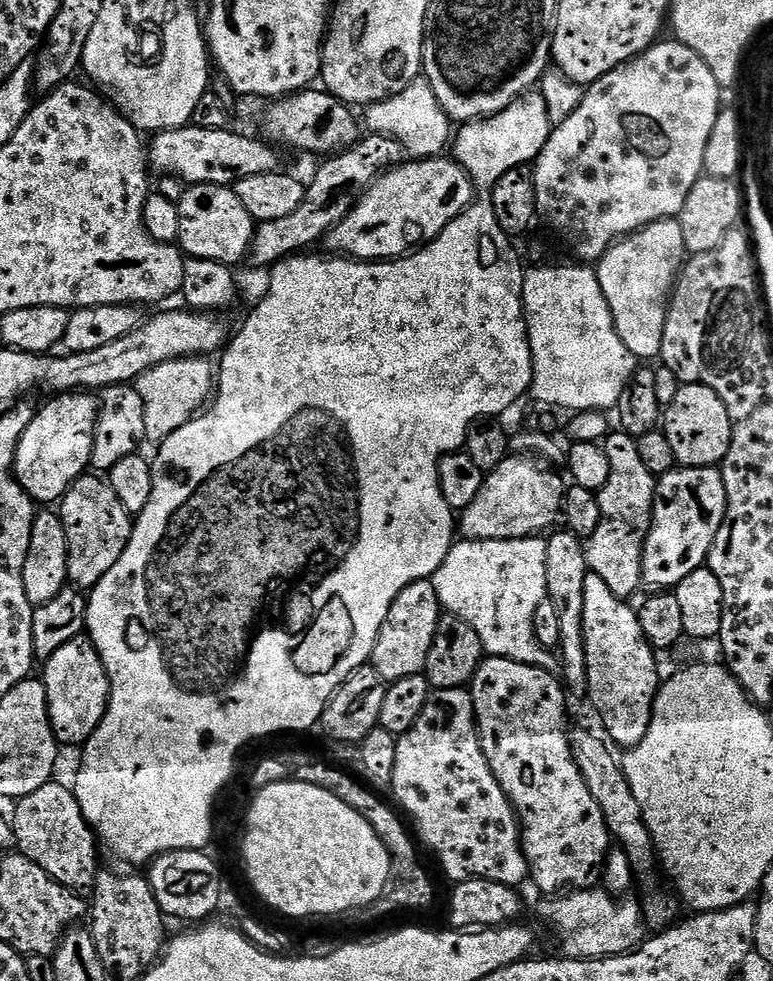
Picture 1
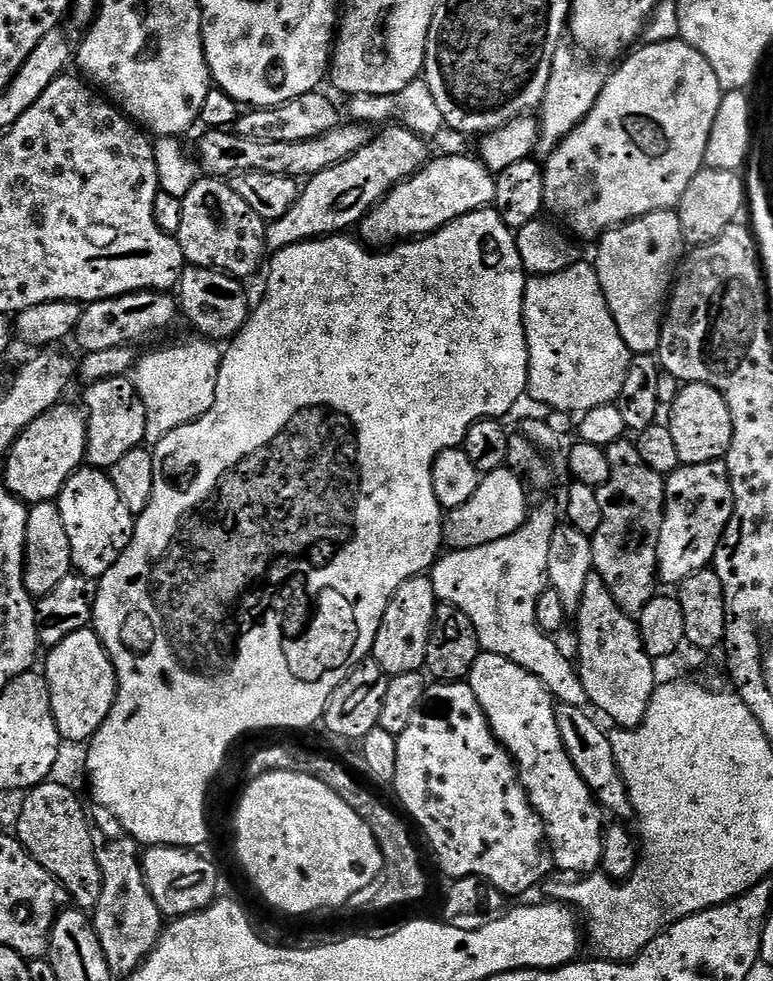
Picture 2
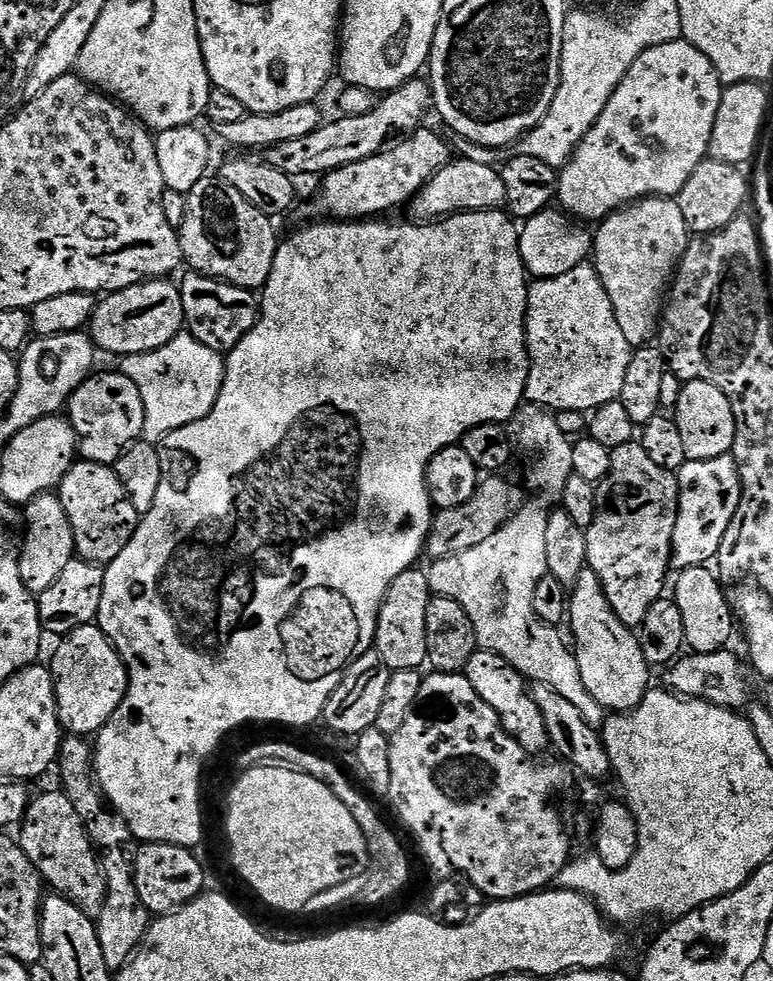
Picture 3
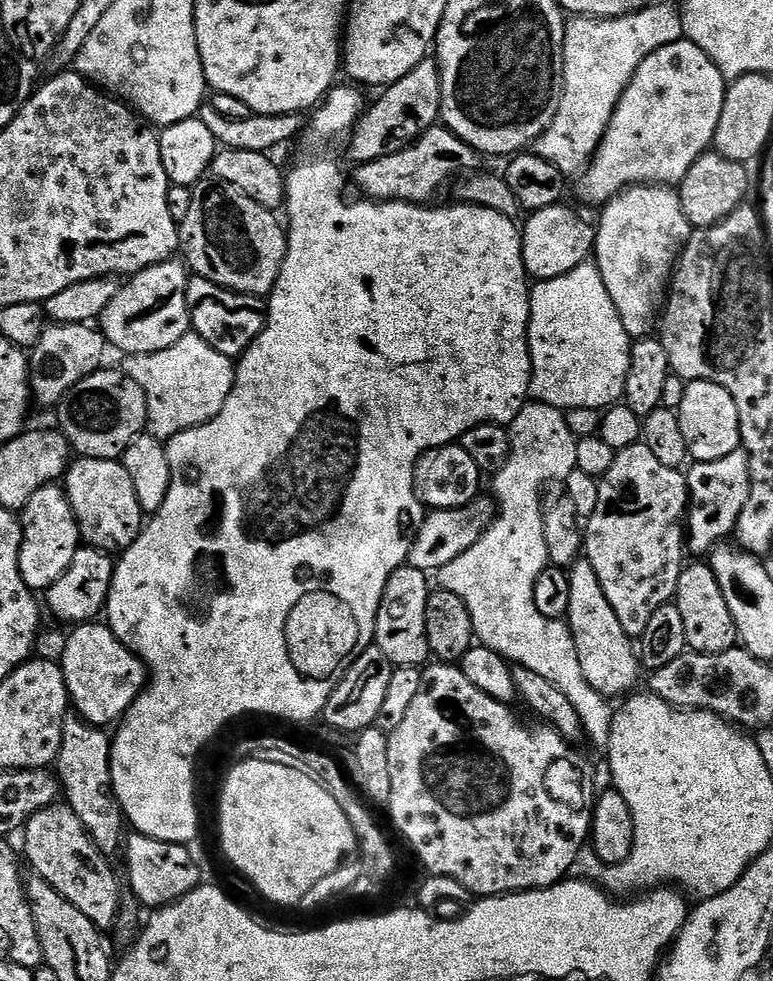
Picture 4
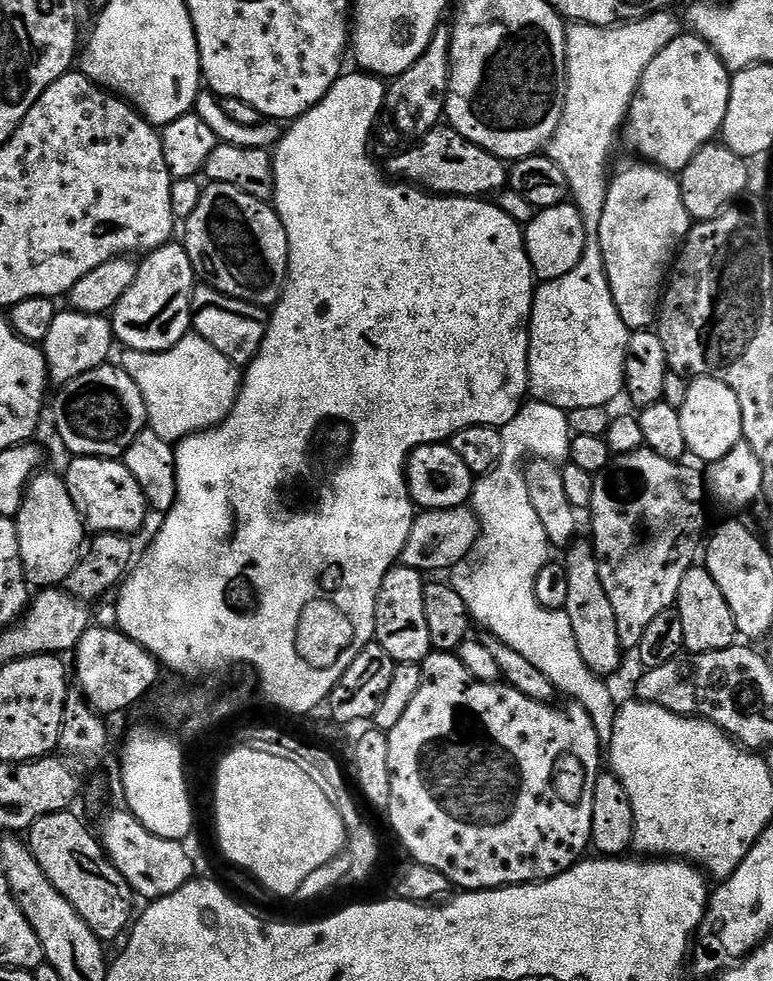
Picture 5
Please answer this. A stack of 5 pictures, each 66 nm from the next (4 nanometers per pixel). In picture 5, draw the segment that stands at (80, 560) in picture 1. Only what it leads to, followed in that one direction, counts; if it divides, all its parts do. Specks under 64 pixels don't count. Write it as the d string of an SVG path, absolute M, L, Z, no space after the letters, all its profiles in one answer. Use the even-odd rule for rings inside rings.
M77 456L69 459L66 483L70 498L78 510L84 527L92 534L131 537L144 524L150 505L138 478L130 474L123 459L102 456Z

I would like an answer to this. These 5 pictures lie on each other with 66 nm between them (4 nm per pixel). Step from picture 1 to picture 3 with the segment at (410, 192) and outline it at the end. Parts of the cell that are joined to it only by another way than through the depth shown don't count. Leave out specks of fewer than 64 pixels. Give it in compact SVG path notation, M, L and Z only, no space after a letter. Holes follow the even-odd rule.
M453 159L446 165L415 198L410 201L410 209L417 221L435 222L445 216L455 216L458 212L483 212L500 210L506 205L506 182L502 182L499 171L480 160Z

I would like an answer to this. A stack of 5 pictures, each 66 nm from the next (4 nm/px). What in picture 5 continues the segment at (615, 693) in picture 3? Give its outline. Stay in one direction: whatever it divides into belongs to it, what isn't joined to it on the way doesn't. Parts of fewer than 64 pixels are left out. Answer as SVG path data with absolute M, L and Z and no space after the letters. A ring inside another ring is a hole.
M580 538L568 545L568 557L562 560L566 570L566 606L564 611L570 618L570 626L574 626L574 638L578 642L578 654L582 654L582 662L590 666L605 678L620 668L622 649L618 638L618 622L614 618L614 606L610 606L610 598L606 598L606 590L602 587L602 578L598 578L598 560L592 541Z

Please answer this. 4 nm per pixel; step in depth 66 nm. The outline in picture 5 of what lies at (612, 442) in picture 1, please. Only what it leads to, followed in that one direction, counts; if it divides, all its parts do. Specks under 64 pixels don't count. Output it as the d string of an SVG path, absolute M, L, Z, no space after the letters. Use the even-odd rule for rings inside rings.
M646 447L639 448L637 452L617 455L607 473L608 481L599 485L598 495L590 505L590 539L596 550L598 578L602 578L606 598L610 598L610 606L614 606L621 649L639 649L642 634L646 634L646 626L650 626L650 622L654 622L658 614L669 611L675 605L678 586L682 586L686 570L690 570L697 563L702 537L705 535L706 485L699 475L687 472L684 466L675 460L658 458L658 454Z

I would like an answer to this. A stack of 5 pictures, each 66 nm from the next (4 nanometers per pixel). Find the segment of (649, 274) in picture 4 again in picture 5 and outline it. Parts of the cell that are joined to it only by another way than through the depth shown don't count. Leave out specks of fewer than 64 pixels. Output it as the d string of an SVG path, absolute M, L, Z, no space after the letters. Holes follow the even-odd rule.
M635 163L609 179L598 243L622 322L632 332L643 332L657 323L670 269L694 221L682 206L680 182L673 173L663 172L655 164Z

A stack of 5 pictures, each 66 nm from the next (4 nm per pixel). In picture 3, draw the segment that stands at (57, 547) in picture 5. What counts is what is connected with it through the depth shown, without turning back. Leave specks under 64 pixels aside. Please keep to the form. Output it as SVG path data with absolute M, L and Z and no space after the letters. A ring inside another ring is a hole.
M45 494L36 496L22 512L22 543L20 546L20 569L26 590L34 594L45 592L58 579L58 574L70 566L76 556L74 534L70 518L62 506L59 495Z

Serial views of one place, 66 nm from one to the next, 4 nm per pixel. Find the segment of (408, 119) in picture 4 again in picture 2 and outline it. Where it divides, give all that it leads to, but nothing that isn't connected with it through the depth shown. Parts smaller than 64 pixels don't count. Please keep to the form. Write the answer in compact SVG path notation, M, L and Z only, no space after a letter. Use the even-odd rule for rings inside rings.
M341 122L334 130L302 142L266 142L242 138L232 130L208 130L203 134L205 136L200 140L198 164L209 177L231 178L239 172L261 172L307 178L362 150L362 146L366 146L370 139L370 128L364 122Z

